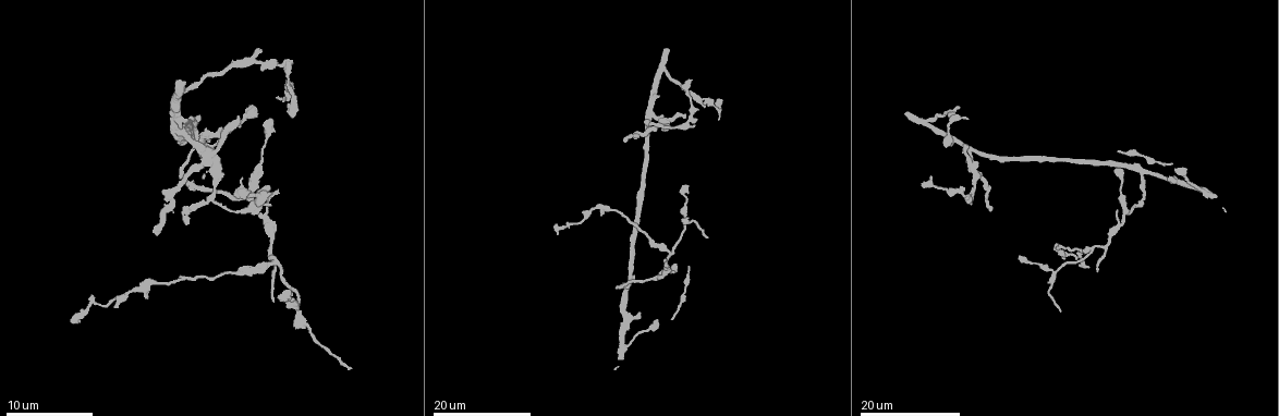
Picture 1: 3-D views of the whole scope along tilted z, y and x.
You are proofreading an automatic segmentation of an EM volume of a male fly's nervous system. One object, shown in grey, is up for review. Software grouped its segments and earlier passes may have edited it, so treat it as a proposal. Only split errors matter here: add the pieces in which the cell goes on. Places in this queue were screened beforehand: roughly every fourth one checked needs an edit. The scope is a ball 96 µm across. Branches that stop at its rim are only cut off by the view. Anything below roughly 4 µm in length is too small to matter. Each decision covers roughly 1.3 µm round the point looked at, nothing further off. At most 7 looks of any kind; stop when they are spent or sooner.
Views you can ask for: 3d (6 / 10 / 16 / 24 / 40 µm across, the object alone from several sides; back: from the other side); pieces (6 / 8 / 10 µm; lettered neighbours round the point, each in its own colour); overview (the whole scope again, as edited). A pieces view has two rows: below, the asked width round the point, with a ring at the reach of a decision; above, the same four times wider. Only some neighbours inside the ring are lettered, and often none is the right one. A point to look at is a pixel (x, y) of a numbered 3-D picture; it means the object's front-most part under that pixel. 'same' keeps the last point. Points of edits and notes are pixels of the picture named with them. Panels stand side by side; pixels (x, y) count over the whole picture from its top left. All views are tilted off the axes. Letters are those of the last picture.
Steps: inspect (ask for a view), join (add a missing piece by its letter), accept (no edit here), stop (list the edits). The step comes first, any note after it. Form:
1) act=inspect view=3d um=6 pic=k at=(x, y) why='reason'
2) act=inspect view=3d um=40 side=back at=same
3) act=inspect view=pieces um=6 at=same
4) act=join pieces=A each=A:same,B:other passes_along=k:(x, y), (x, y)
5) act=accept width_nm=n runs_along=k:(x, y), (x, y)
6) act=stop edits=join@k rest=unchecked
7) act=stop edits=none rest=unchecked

act=inspect view=3d um=16 pic=1 at=(666, 259) why='an open end'

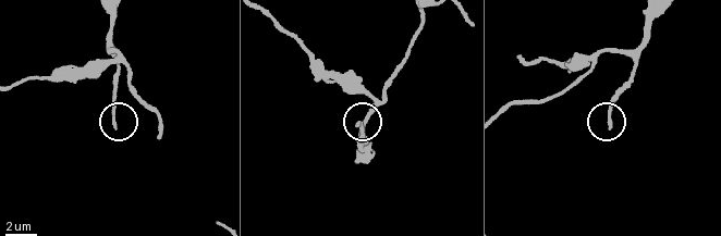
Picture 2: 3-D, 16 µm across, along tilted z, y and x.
act=inspect view=pieces um=8 pic=2 at=(610, 125)

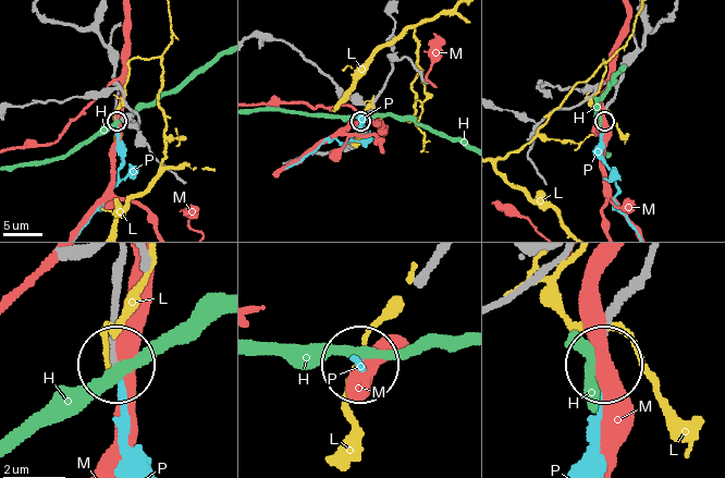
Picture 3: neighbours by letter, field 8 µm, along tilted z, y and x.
act=join pieces=P width_nm=170 each=H:other,L:other,M:other,P:same passes_along=3:(640, 290), (604, 332), (594, 466) found='the cell continues'

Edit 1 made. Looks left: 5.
act=inspect view=overview

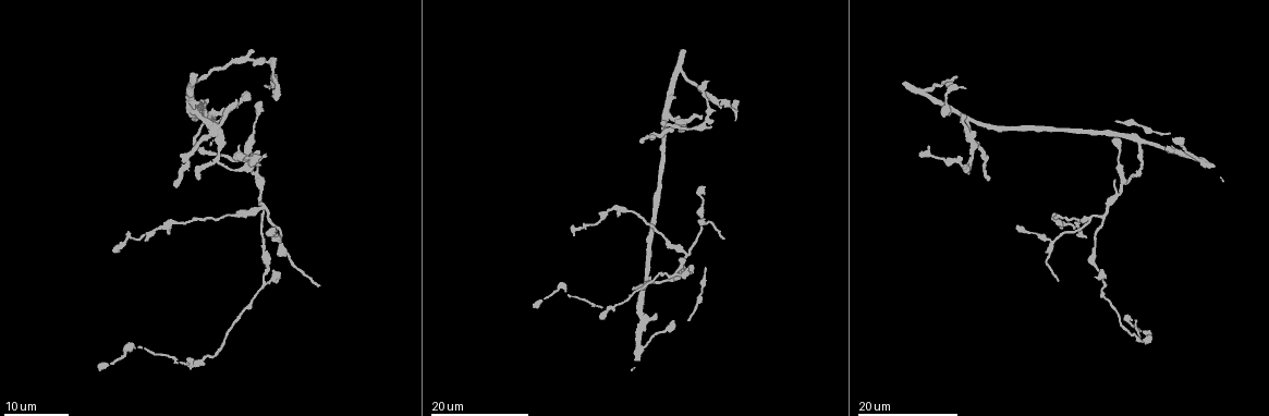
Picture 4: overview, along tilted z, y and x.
act=inspect view=3d um=16 pic=4 at=(725, 237) why='tapers out'

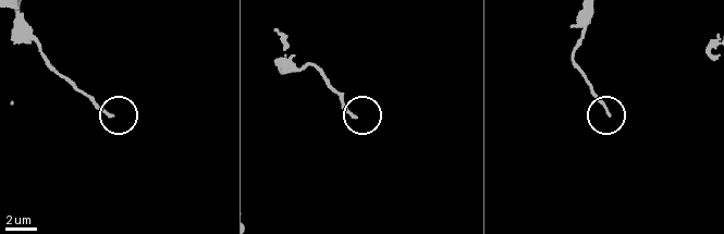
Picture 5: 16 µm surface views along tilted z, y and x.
act=inspect view=pieces um=8 pic=5 at=(352, 114)

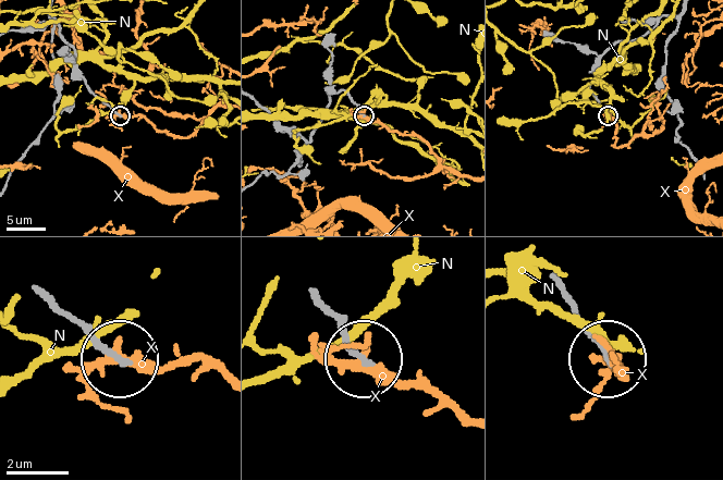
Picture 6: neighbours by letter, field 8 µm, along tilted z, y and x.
act=accept each=N:other,X:other runs_along=6:(564, 299), (608, 358) found='none of them fits'

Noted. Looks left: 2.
act=inspect view=3d um=16 pic=4 at=(643, 141) why='thick end'

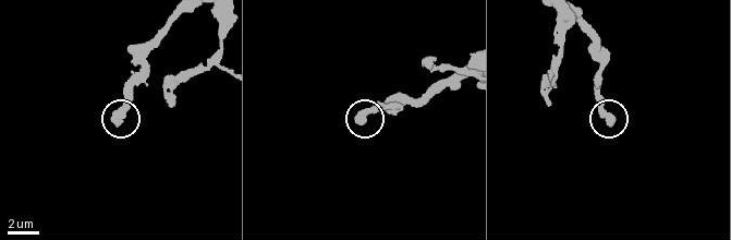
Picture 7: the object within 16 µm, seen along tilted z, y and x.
act=inspect view=pieces um=10 pic=7 at=(118, 120)

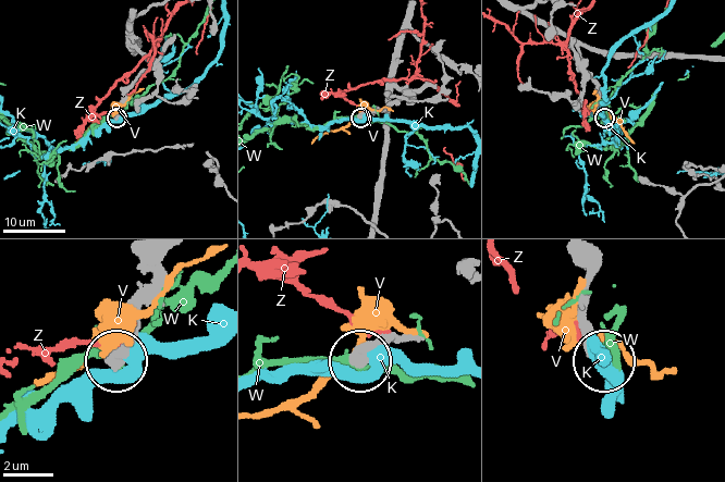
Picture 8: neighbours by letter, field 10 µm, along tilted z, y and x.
act=accept each=K:other,V:other,W:other,Z:other found='no lettered piece goes on from it'

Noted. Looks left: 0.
act=stop edits=join@3 rest=unchecked

